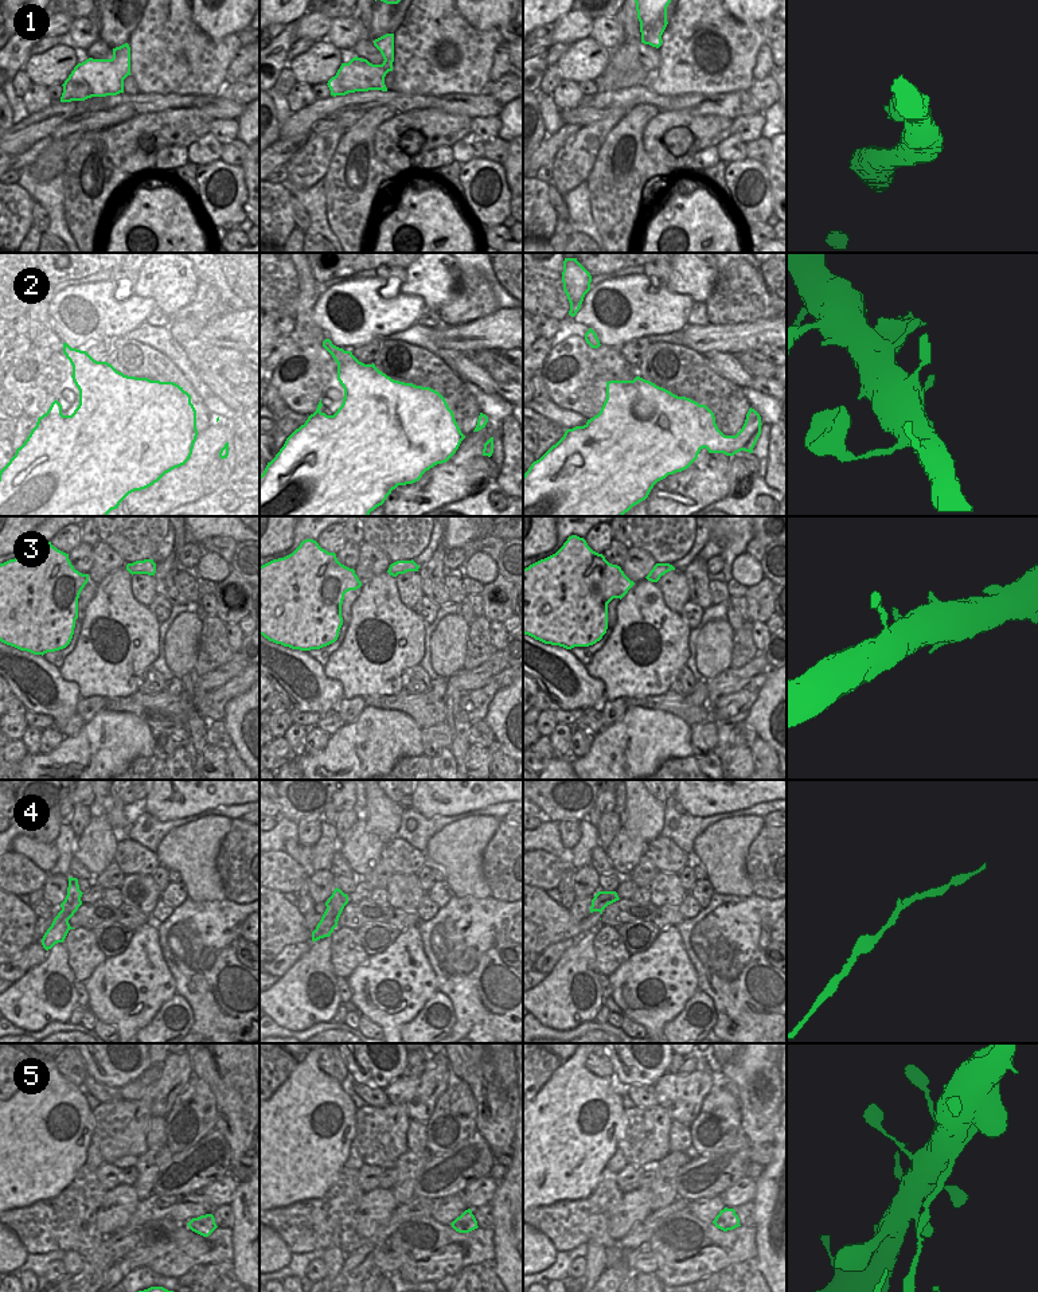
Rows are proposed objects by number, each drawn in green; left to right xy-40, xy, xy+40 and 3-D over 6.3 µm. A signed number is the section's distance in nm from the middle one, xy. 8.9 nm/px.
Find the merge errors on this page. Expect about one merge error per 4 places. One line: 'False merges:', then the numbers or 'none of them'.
False merges: 5

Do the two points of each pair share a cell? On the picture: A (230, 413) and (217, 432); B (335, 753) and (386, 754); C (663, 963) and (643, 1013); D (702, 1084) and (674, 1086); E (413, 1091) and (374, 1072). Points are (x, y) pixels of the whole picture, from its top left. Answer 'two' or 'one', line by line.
A: two
B: one
C: one
D: one
E: two

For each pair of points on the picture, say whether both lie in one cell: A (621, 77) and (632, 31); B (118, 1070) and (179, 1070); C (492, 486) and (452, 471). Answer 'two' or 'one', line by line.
A: one
B: two
C: two

